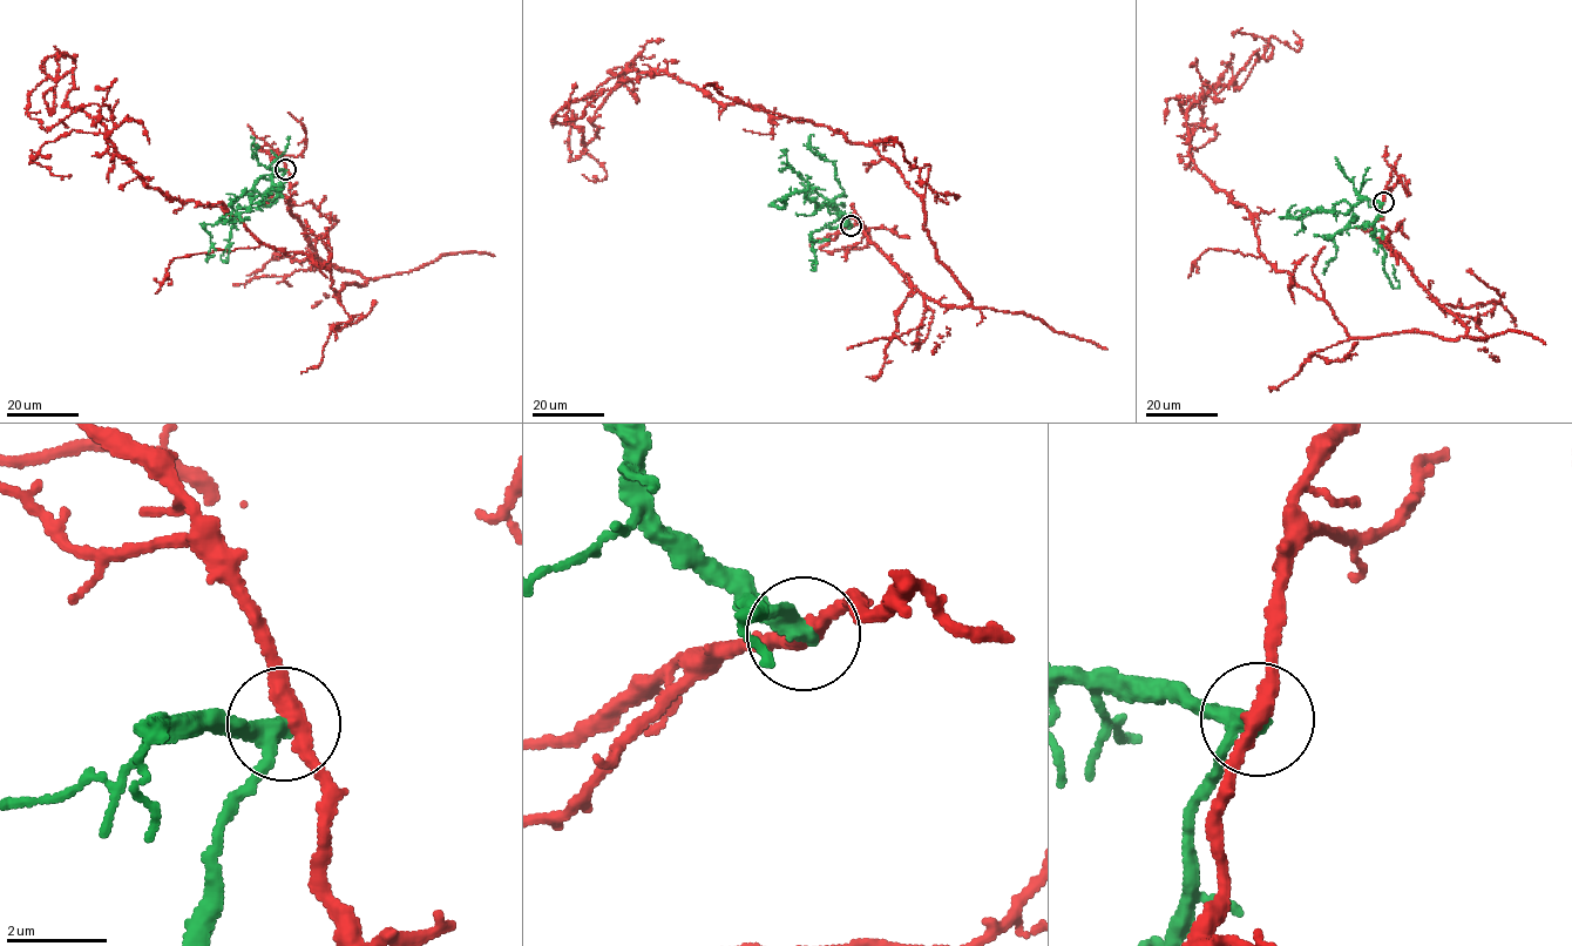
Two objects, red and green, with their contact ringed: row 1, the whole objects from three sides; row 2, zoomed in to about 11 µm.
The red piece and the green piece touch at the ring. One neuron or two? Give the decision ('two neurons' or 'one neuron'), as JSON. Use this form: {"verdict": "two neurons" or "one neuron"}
{"verdict": "two neurons"}

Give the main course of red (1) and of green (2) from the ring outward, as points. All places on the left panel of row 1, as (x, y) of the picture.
1: (286, 169), (314, 254), (367, 279), (339, 302), (330, 270), (221, 203), (150, 188), (68, 107), (54, 46)
2: (286, 169), (276, 171), (268, 190), (253, 198), (239, 221), (204, 224), (212, 245), (207, 257), (215, 255)

